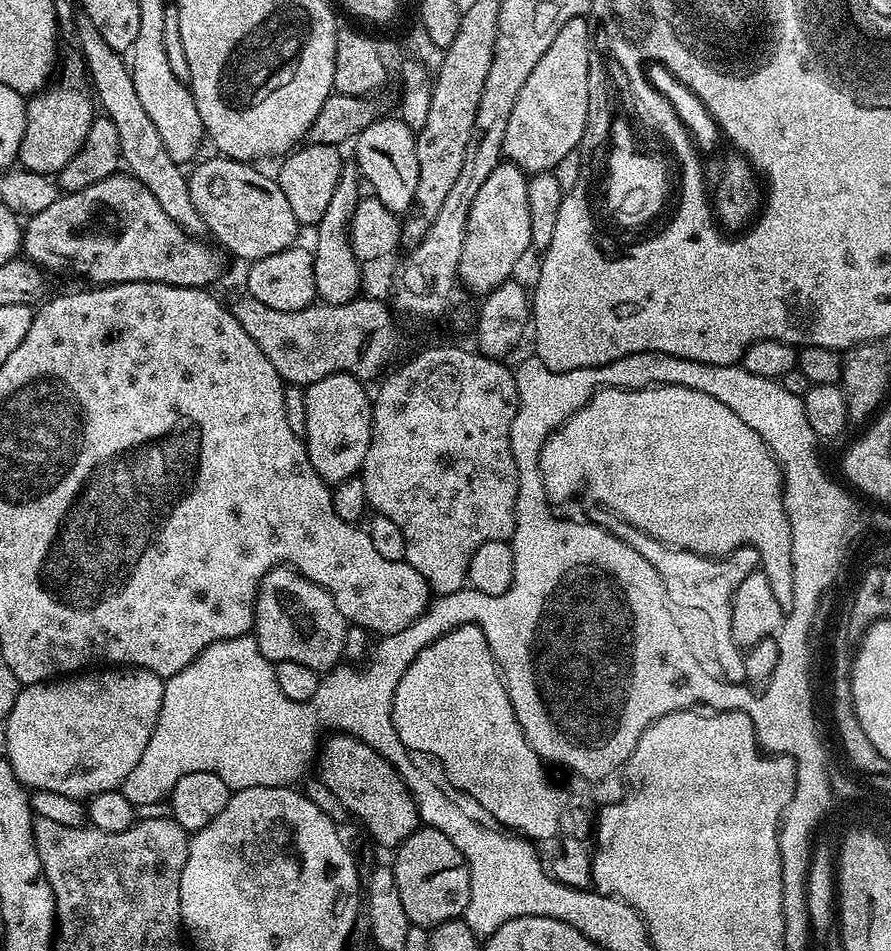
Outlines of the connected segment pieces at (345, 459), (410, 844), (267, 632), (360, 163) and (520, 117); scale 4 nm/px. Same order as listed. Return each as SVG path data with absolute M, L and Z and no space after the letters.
M336 372L327 375L316 383L304 388L304 401L306 402L306 430L303 439L308 445L308 457L318 470L318 474L330 486L341 484L346 478L357 475L364 466L366 450L370 450L372 437L372 402L373 397L367 392L363 381L357 380L352 375L342 375Z
M421 826L416 829L410 838L401 842L400 847L395 849L396 861L391 861L390 867L394 878L398 878L398 894L402 898L402 906L408 915L408 923L429 930L442 922L459 920L464 915L466 906L470 902L470 870L462 850L442 834L442 830Z
M291 566L272 568L262 578L260 589L256 595L256 623L254 635L258 642L258 650L266 659L275 663L298 662L323 673L341 663L340 655L344 652L344 643L348 640L350 625L334 606L334 598L322 586L310 582L302 573Z
M377 118L373 124L363 128L354 137L356 144L354 163L359 168L361 177L372 184L375 199L381 200L390 211L404 214L413 207L412 199L418 190L416 133L399 118L384 119Z
M582 16L570 18L570 22L558 30L554 42L550 42L546 54L538 58L538 66L534 66L530 78L526 78L526 86L522 86L518 102L514 102L514 111L510 113L510 122L506 122L504 135L504 156L526 174L553 171L566 154L579 149L590 110L590 54L593 49L589 21Z

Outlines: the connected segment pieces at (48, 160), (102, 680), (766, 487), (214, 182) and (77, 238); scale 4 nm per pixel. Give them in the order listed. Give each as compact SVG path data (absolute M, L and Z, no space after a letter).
M76 54L65 60L63 57L58 72L59 76L61 72L60 81L58 76L55 82L49 83L27 101L26 130L22 134L18 157L19 167L43 176L52 176L62 171L66 162L79 154L94 119L94 96L90 91L89 81L85 79L83 59Z
M108 666L103 670L88 670L71 678L53 678L42 684L30 684L21 687L18 698L10 710L6 721L6 742L8 743L8 765L14 770L21 784L29 790L54 791L56 794L77 798L91 798L99 792L111 792L119 789L124 783L126 774L138 766L138 758L142 758L142 750L146 750L146 742L150 742L150 734L154 734L154 726L158 722L158 714L162 710L162 694L165 677L154 674L145 668L131 666Z
M657 384L651 388L602 388L600 391L594 393L586 402L586 406L582 406L573 414L567 422L560 425L558 428L553 428L551 434L548 436L548 441L542 446L540 451L540 477L542 478L542 486L544 487L544 494L548 497L553 505L564 504L567 500L575 498L579 492L585 492L589 496L589 501L592 504L600 504L604 508L614 510L614 514L618 514L622 518L626 518L626 522L630 522L630 526L634 526L638 530L642 530L646 534L650 534L650 538L658 538L658 542L668 545L670 548L681 548L687 552L693 552L699 556L707 556L709 558L723 558L732 552L735 548L753 548L758 550L760 555L760 568L763 574L770 582L770 589L774 592L777 598L778 606L783 610L792 607L794 602L794 562L792 561L792 535L790 534L790 522L788 515L784 509L784 486L782 483L782 473L780 465L777 464L775 456L762 442L762 438L754 430L750 430L750 426L746 426L742 422L742 418L738 418L738 414L734 414L734 410L730 410L730 406L726 406L722 402L718 402L718 398L710 398L710 394L702 394L702 390L690 390L686 386L666 386L665 384Z
M219 154L213 157L213 160L201 159L188 176L190 202L194 202L194 210L202 214L202 222L206 222L213 236L211 239L225 253L233 252L243 262L270 258L270 254L293 247L297 243L298 225L279 183L251 163L229 160Z
M117 174L110 178L102 178L102 182L94 182L94 186L86 186L86 190L62 194L57 200L50 202L50 206L46 206L46 210L42 210L38 214L34 214L30 217L22 228L22 252L32 263L37 264L41 270L48 274L61 272L64 276L85 276L88 282L96 286L125 284L126 282L134 282L135 280L149 280L150 282L173 284L174 286L182 286L183 288L207 289L209 286L212 286L208 284L214 283L215 280L219 278L220 271L223 270L224 264L220 261L221 253L217 251L211 243L208 243L208 245L203 244L204 242L203 239L191 236L189 232L183 232L183 230L172 221L170 214L166 214L166 210L162 210L162 206L158 206L158 198L154 198L154 194L150 194L150 190L146 190L146 186L142 186L142 182L138 182L136 177L131 174Z

